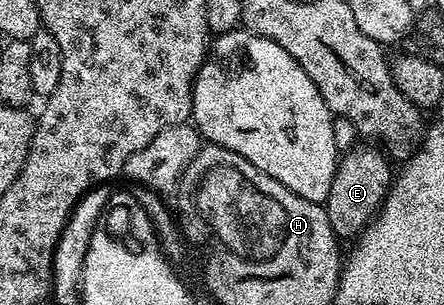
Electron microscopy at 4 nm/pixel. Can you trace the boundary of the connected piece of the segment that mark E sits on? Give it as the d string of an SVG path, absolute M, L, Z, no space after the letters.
M374 145L355 146L339 158L338 168L332 177L332 189L328 189L324 204L328 221L339 240L350 241L361 235L363 229L382 210L392 182L389 162L391 163L391 160Z

